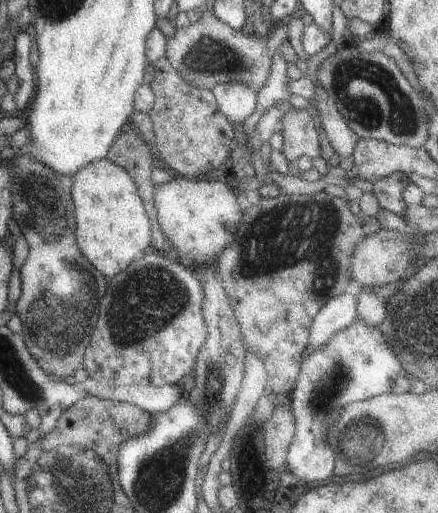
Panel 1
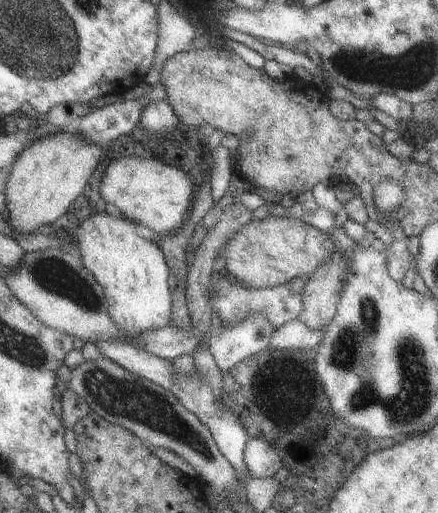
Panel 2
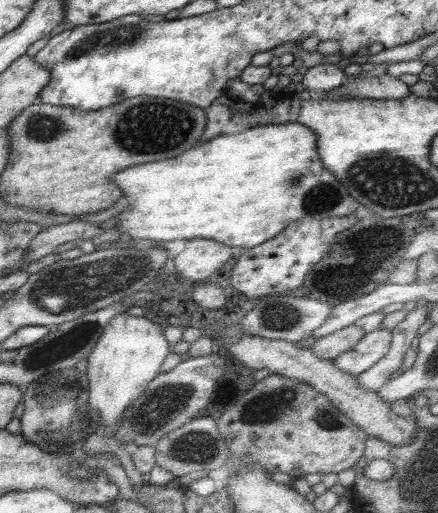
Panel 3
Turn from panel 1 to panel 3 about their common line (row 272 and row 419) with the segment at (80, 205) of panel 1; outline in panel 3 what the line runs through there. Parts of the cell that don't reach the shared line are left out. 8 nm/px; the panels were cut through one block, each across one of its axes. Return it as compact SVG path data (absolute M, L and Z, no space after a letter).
M125 310L109 320L86 358L86 377L89 385L87 404L97 412L101 419L99 424L105 424L116 431L120 414L160 373L159 366L163 364L163 358L167 354L169 346L160 329L159 320L143 314L129 316Z

